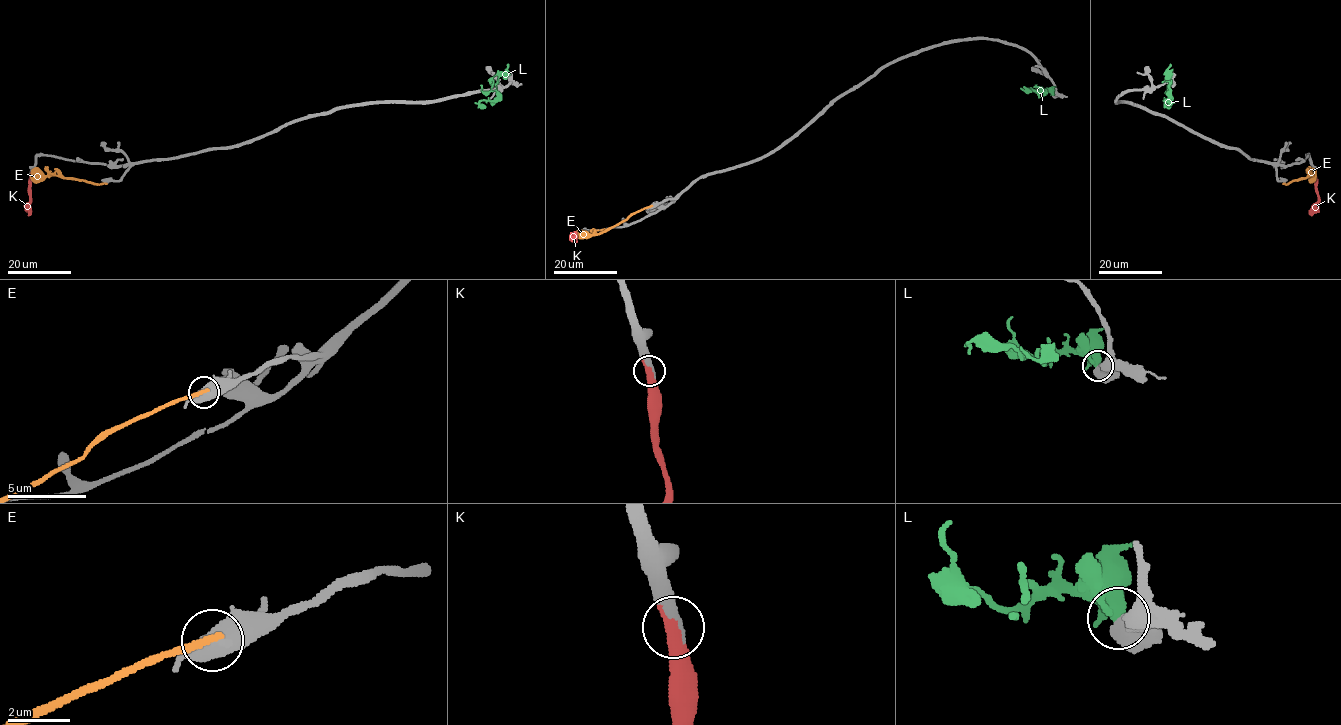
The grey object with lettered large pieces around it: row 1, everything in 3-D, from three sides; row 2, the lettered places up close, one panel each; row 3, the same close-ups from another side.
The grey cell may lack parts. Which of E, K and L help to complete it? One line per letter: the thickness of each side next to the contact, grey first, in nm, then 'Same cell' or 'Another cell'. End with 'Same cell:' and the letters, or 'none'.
E: Thickness 500 nm (grey) against 260 nm. Another cell
K: Thickness 480 nm (grey) against 480 nm. Same cell
L: Thickness 750 nm (grey) against 650 nm. Another cell
Same cell: K

